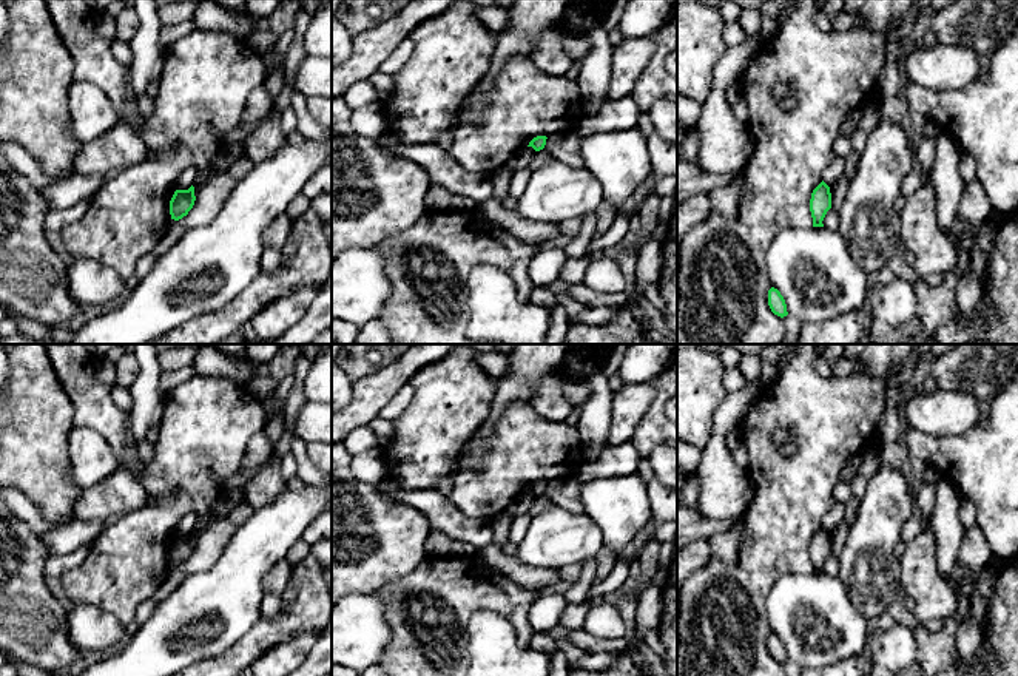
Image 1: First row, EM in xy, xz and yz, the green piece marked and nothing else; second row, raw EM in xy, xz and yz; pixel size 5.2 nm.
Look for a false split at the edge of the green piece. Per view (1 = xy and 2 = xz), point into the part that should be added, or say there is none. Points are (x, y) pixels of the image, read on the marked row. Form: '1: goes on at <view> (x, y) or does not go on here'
1: does not go on here
2: does not go on here

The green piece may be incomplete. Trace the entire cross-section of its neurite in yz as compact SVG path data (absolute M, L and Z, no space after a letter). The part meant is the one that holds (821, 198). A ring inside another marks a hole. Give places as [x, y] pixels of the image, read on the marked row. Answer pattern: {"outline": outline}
{"outline": "M822 181L811 193L810 211L813 218L813 227L824 227L822 221L827 211L831 208L830 187Z"}

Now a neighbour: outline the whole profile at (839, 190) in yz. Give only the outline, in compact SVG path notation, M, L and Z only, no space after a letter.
M842 176L833 187L830 187L830 193L831 193L831 208L834 211L839 211L848 193L848 179Z

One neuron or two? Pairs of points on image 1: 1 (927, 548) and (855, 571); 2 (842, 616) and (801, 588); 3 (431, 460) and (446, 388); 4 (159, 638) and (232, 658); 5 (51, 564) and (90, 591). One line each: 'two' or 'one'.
1: two
2: one
3: one
4: two
5: two

